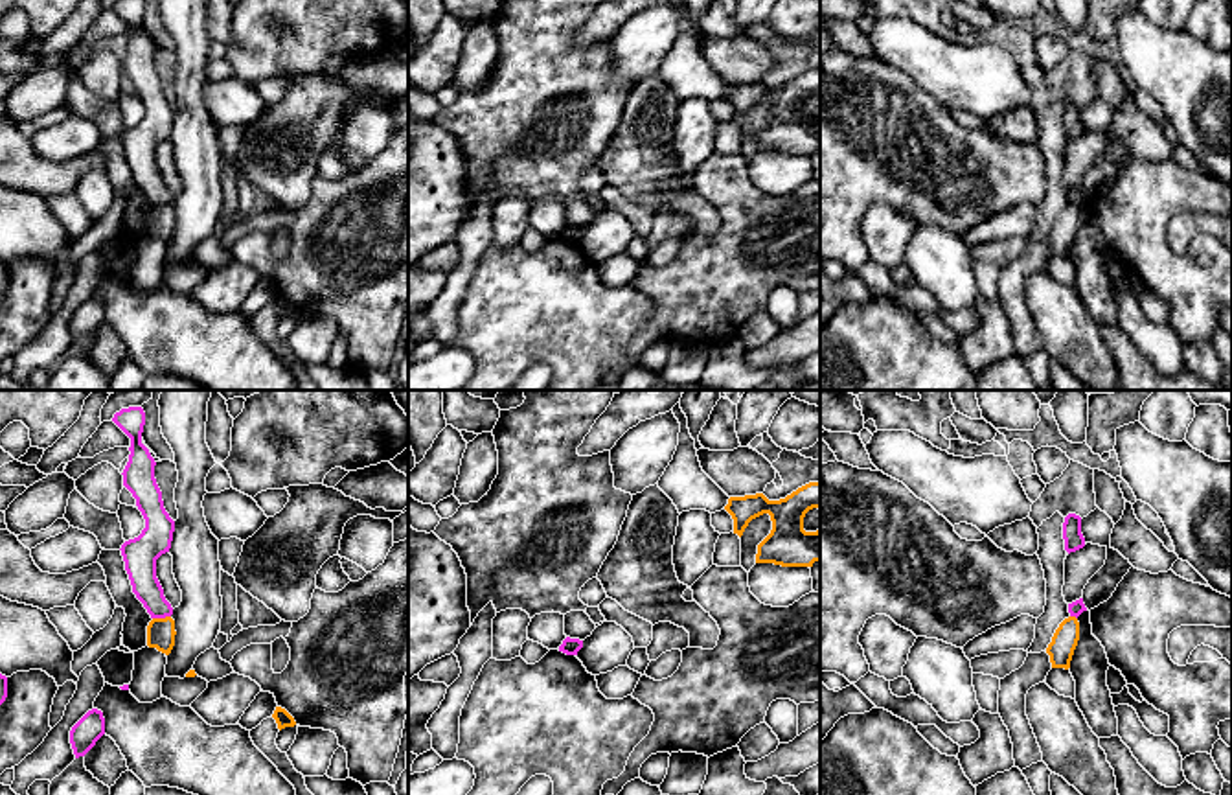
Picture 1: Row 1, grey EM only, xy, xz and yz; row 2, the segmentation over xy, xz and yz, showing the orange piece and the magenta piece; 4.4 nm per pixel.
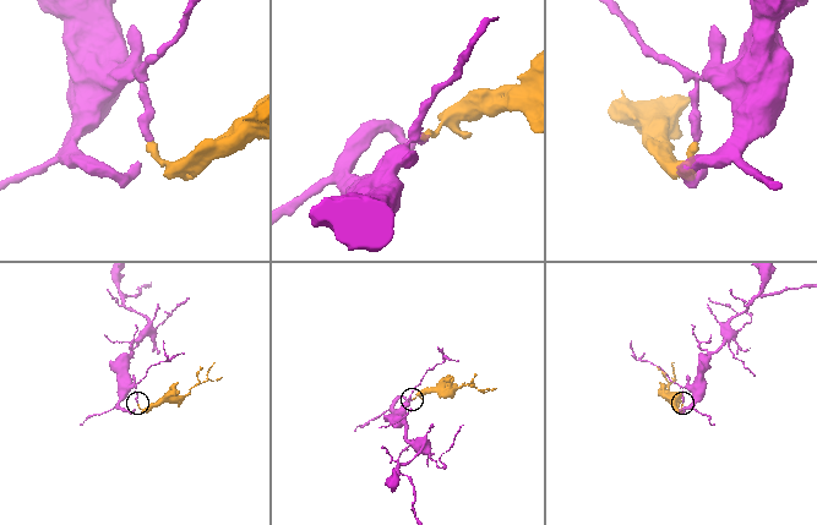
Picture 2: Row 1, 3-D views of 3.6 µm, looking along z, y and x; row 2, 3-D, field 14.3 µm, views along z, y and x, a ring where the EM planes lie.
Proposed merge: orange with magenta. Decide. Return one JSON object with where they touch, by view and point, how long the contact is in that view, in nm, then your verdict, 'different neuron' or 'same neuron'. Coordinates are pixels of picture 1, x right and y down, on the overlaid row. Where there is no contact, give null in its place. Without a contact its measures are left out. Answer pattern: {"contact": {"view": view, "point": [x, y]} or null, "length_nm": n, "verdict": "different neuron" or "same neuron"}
{"contact": {"view": "xy", "point": [160, 619]}, "length_nm": 80, "verdict": "different neuron"}

